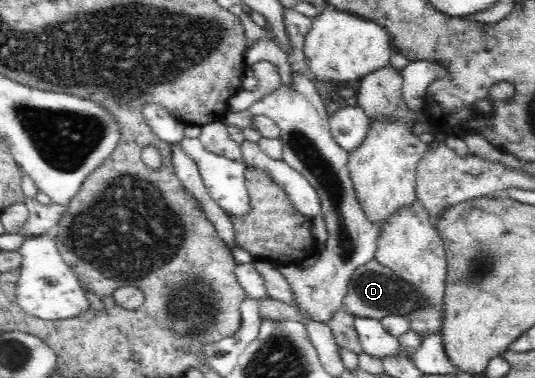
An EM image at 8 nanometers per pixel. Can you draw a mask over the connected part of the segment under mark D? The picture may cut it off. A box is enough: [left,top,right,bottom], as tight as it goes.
[343,258,428,320]

